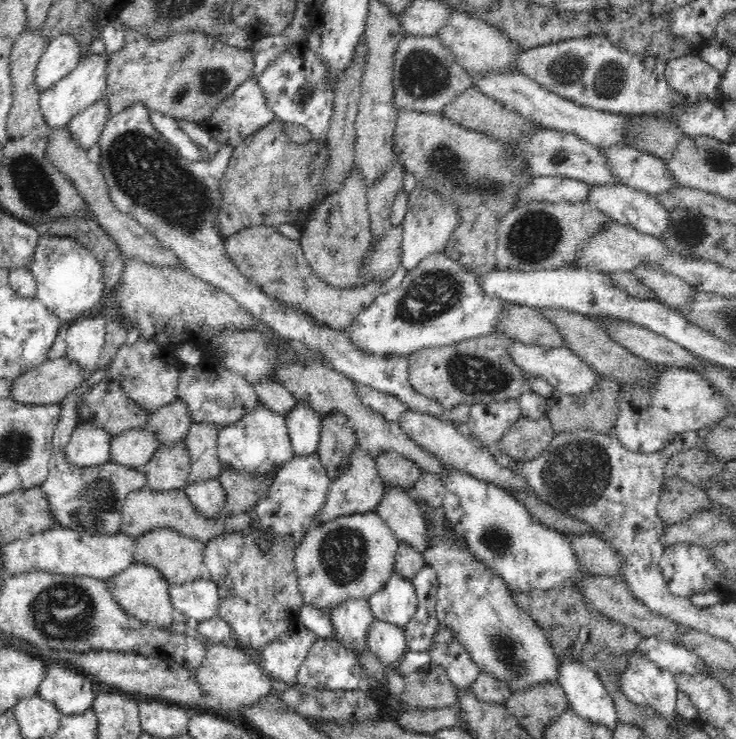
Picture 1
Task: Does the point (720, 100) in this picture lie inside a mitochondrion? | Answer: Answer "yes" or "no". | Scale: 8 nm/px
no

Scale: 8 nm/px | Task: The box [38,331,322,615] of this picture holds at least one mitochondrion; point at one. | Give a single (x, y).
(102, 500)

